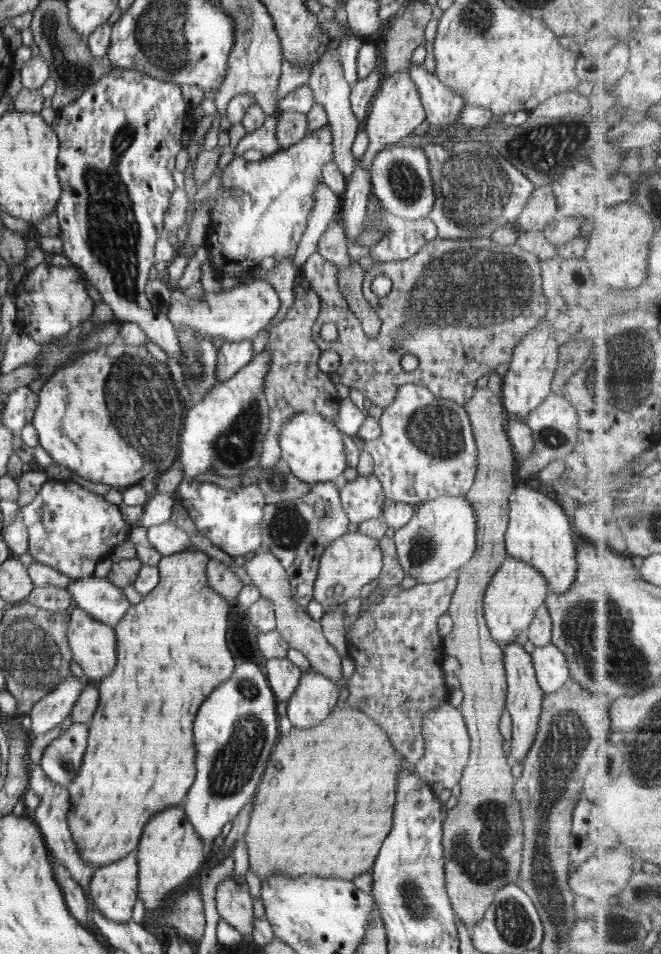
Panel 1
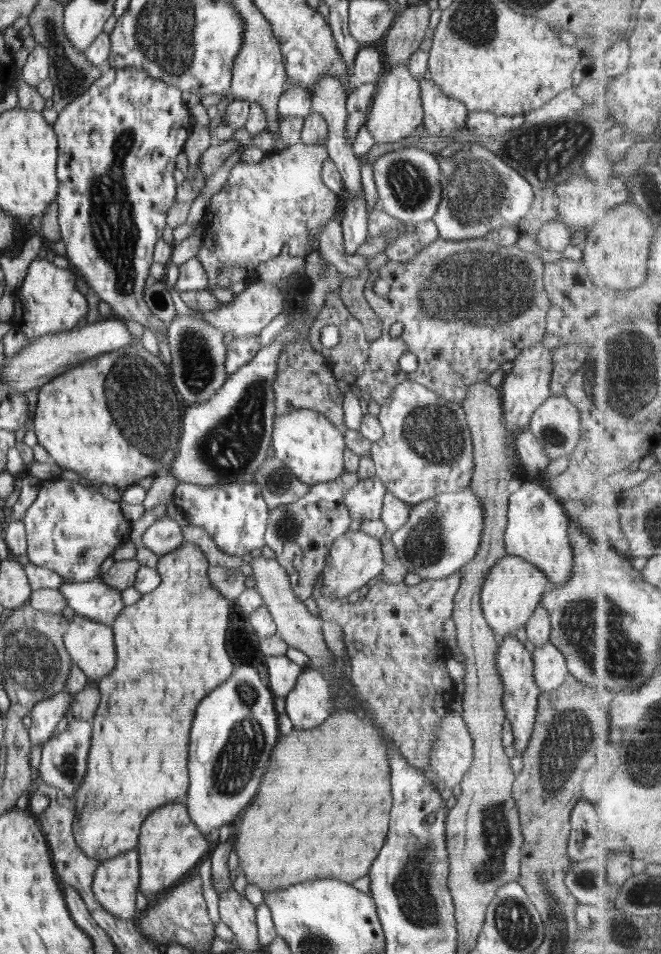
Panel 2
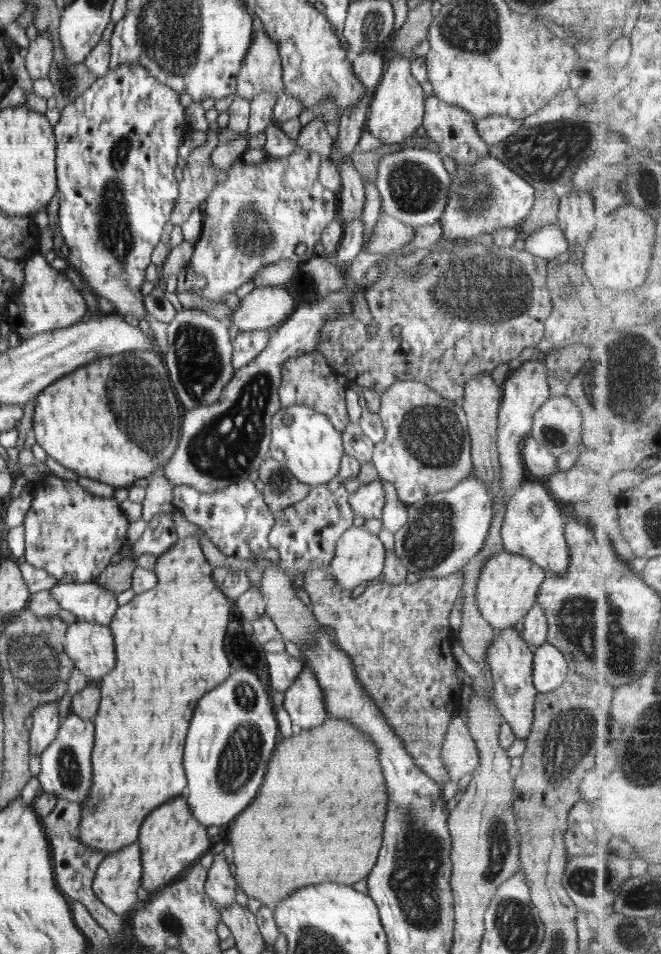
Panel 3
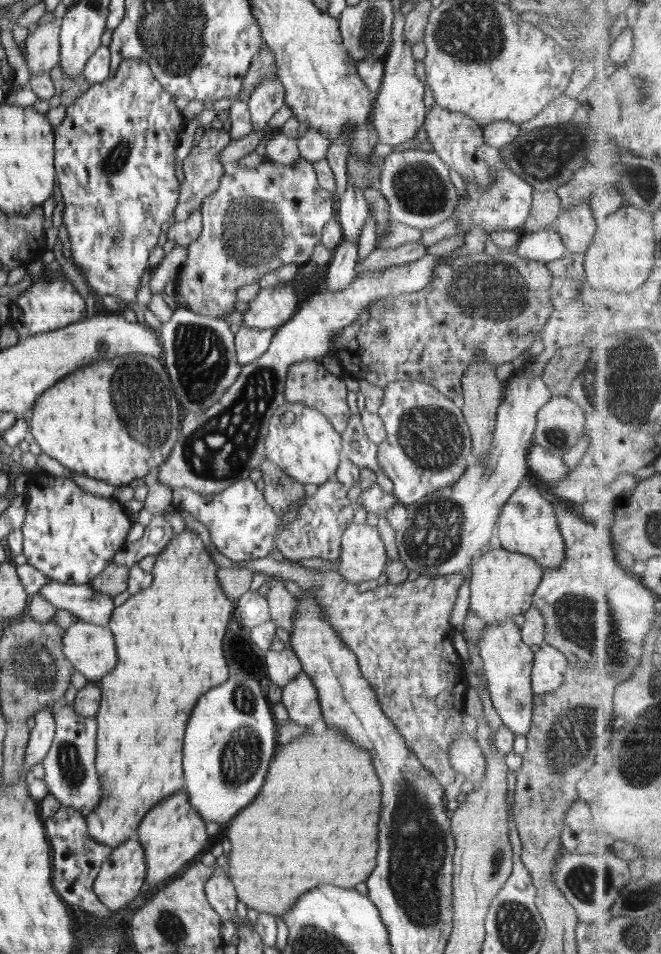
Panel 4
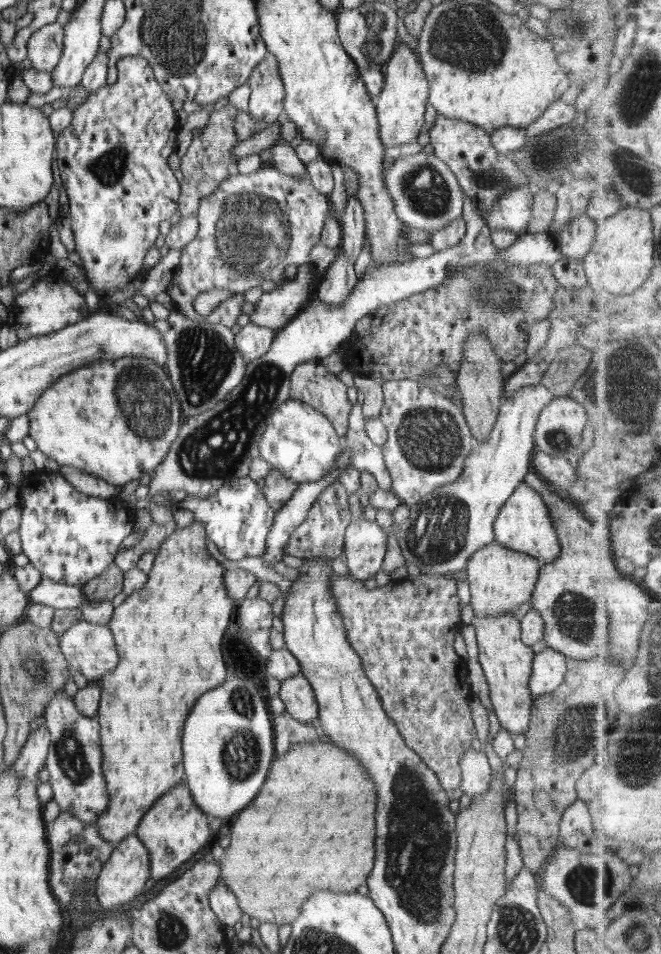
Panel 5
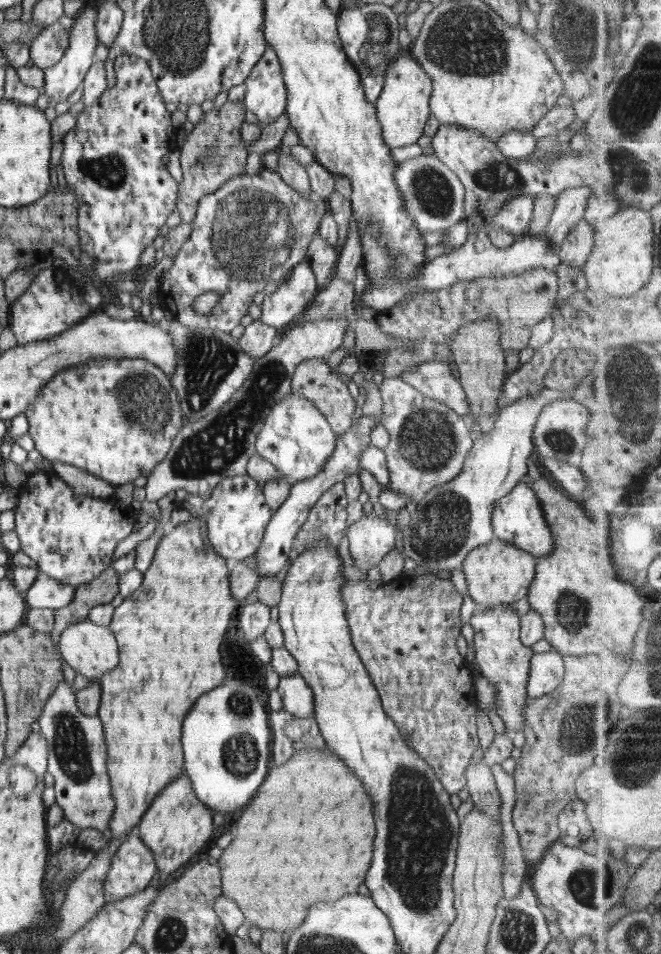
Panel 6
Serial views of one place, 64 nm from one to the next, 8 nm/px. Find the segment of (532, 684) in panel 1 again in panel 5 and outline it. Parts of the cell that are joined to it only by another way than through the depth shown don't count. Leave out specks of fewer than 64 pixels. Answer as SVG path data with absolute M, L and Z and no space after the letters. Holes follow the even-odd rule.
M509 613L485 619L475 618L472 625L476 628L479 662L482 665L490 690L492 706L501 728L512 736L525 734L531 724L532 696L529 689L529 678L535 654L530 647L522 643L521 622Z

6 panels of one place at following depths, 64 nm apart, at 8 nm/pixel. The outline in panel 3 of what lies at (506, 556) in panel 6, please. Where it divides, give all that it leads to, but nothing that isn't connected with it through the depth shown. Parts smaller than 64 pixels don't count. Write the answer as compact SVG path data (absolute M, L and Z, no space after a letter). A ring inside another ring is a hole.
M506 551L492 554L478 574L476 595L481 616L496 632L514 628L537 604L538 590L547 575L545 570L534 564L530 558Z

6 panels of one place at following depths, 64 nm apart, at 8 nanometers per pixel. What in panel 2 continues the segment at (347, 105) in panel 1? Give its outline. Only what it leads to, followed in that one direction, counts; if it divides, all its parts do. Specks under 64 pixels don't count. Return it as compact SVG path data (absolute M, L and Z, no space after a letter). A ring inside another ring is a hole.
M330 73L322 75L316 79L314 91L312 91L311 100L312 109L310 113L318 112L327 123L327 150L329 160L334 162L337 170L340 172L344 184L344 193L341 197L341 203L350 203L354 199L354 195L362 188L361 184L361 163L355 156L351 138L347 134L347 96L346 89L342 85L342 81Z

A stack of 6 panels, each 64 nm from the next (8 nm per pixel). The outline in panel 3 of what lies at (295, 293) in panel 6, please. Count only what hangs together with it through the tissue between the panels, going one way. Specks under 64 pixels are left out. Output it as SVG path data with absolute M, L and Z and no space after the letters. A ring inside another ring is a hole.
M266 285L265 287L254 287L254 289L241 299L240 305L230 314L230 319L225 322L228 326L236 326L239 332L256 332L256 330L267 330L272 326L280 326L296 309L297 304L290 296L285 285Z

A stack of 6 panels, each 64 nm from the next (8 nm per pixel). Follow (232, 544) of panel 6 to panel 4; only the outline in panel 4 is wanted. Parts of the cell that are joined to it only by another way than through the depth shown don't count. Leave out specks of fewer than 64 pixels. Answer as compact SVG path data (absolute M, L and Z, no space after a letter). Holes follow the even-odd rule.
M249 478L236 480L218 494L202 496L188 488L173 489L172 506L188 512L208 529L210 540L220 554L235 561L264 558L273 549L273 534L280 522L280 516L266 502L261 485Z

